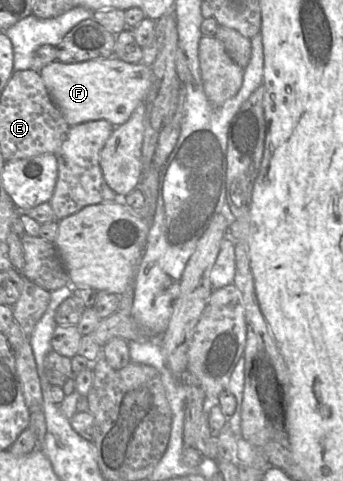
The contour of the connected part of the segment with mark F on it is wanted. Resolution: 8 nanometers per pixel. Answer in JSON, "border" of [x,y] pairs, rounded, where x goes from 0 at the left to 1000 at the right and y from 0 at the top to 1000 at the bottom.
{"border":[[[341,119],[224,131],[163,125],[128,137],[114,152],[201,262],[280,249],[309,249],[332,264],[356,260],[397,222],[423,212],[440,175],[440,139],[370,131]]]}

